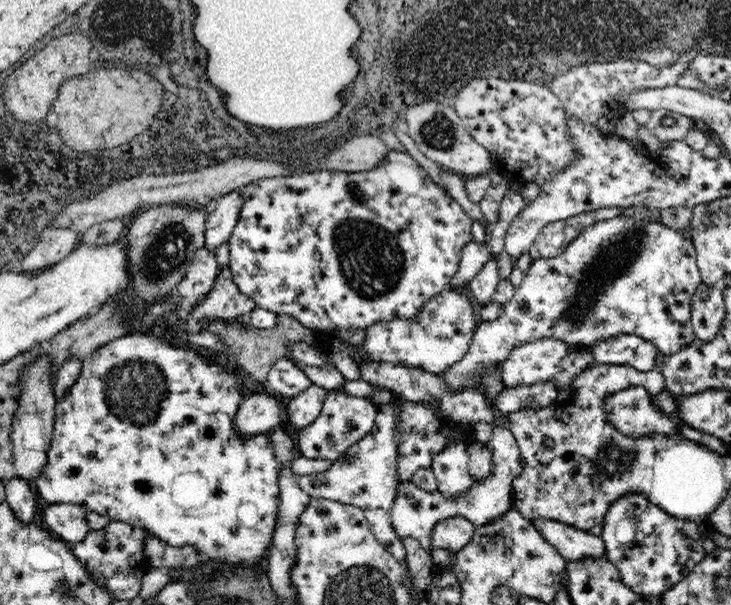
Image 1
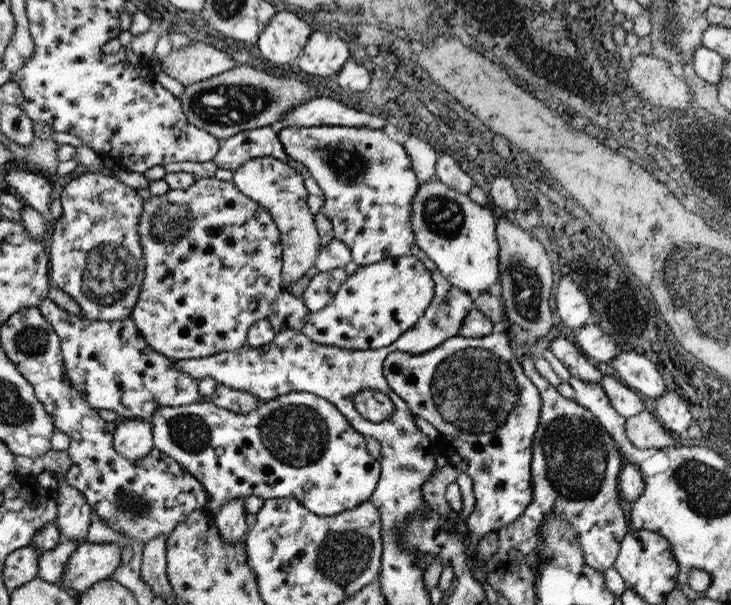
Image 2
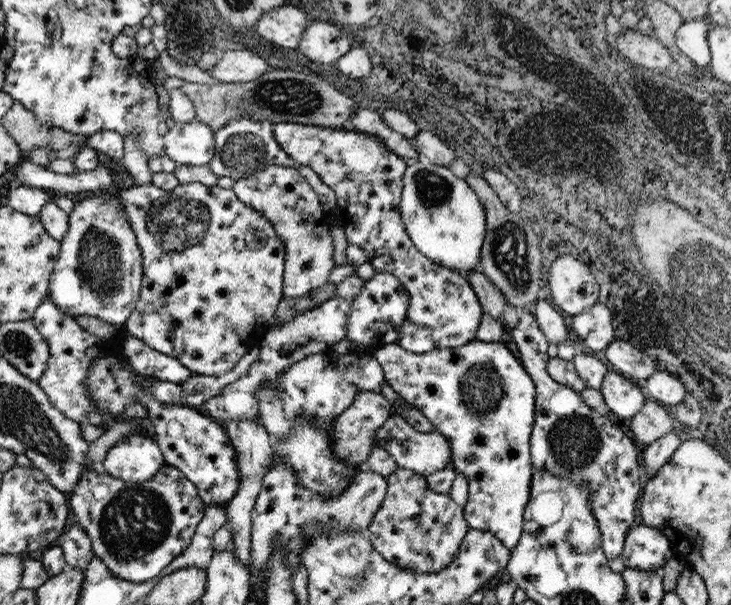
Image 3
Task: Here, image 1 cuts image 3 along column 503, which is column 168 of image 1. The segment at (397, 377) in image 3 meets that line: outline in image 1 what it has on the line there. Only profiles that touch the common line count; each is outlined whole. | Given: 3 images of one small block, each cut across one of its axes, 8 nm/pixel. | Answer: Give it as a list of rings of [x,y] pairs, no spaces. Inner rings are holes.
[[[140,330],[130,336],[118,338],[110,342],[108,346],[96,350],[90,358],[84,360],[80,378],[70,386],[70,392],[56,404],[56,422],[52,432],[52,444],[48,450],[48,462],[42,470],[42,476],[34,482],[34,490],[48,500],[50,504],[78,504],[84,506],[88,512],[102,514],[110,518],[110,522],[128,522],[136,528],[148,530],[152,536],[160,538],[164,544],[182,548],[182,546],[196,546],[208,552],[208,558],[218,558],[222,562],[230,564],[248,564],[258,566],[260,558],[268,554],[270,542],[274,538],[274,526],[278,524],[278,502],[280,502],[280,470],[292,464],[292,452],[294,452],[294,440],[292,434],[286,430],[286,426],[278,428],[276,434],[262,432],[252,438],[242,438],[234,430],[234,420],[238,412],[238,400],[242,398],[242,392],[236,386],[236,378],[228,376],[214,364],[208,364],[200,356],[194,354],[194,350],[180,350],[178,346],[168,346],[168,342],[160,342],[160,336],[150,338],[150,332]]]

